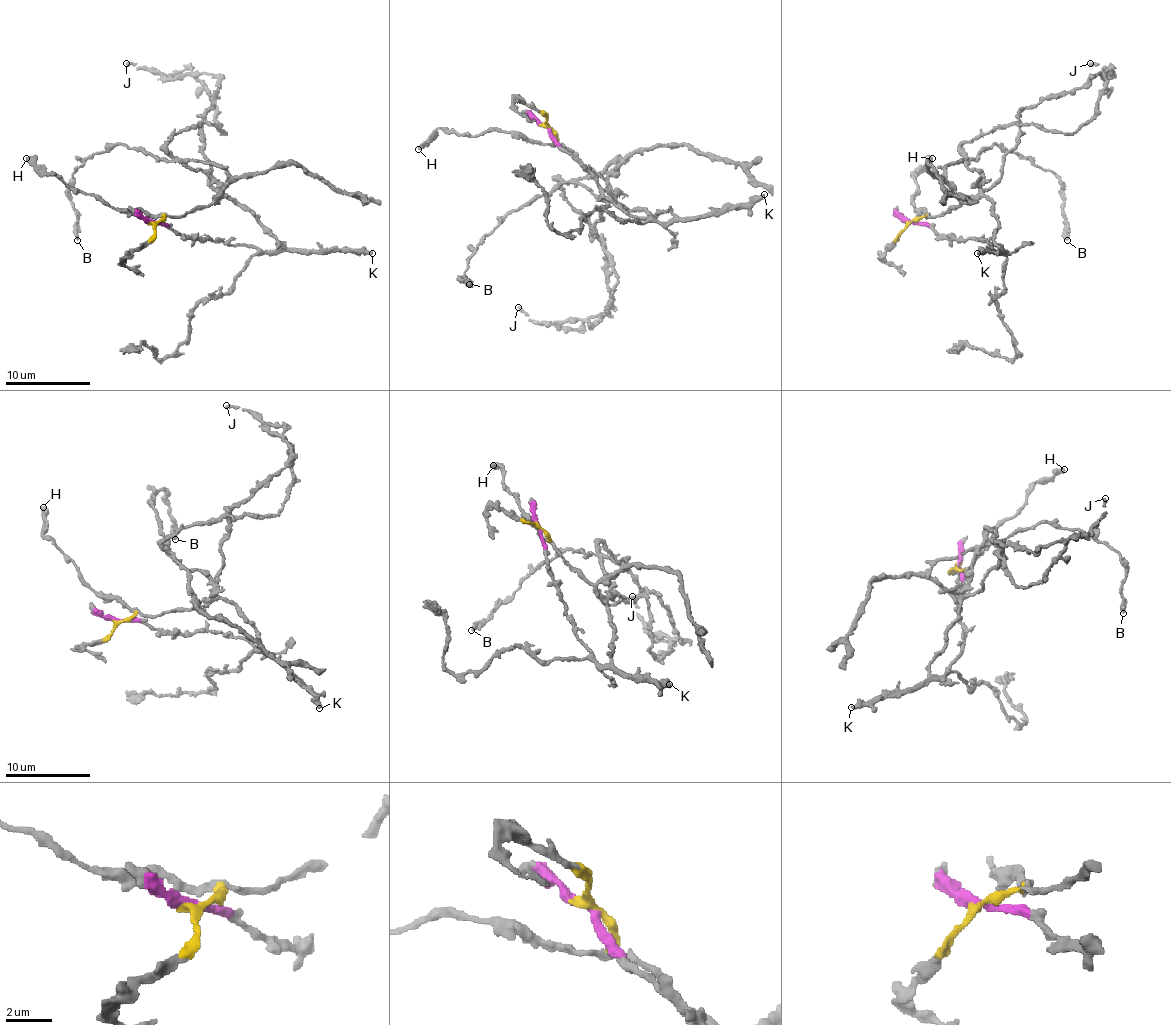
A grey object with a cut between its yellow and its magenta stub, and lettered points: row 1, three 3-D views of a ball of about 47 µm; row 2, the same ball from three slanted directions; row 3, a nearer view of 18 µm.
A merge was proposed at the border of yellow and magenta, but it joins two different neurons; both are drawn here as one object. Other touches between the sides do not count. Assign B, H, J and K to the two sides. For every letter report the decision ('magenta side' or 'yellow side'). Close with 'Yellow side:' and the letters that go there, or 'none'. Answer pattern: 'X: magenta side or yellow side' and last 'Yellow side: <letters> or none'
B: yellow side
H: yellow side
J: yellow side
K: magenta side
Yellow side: B, H, J

